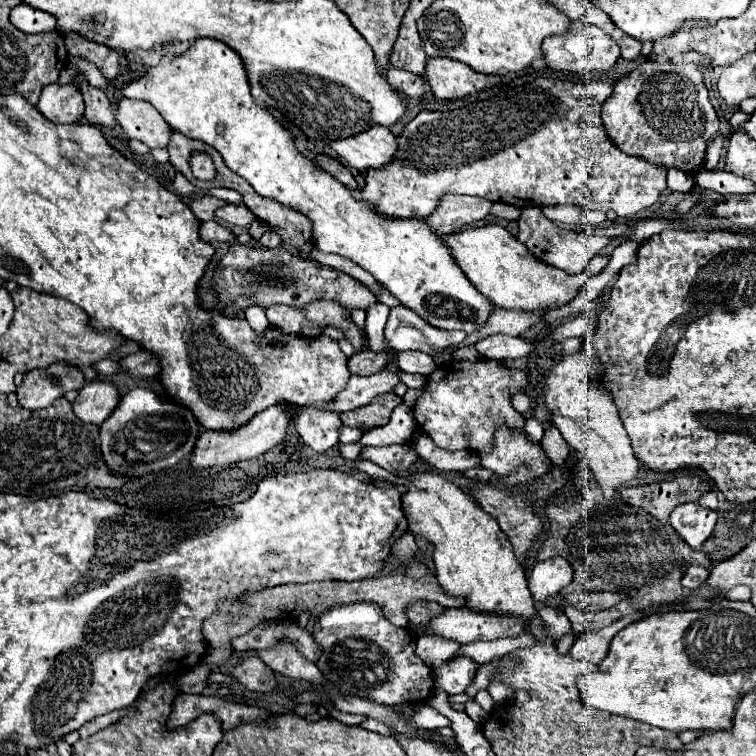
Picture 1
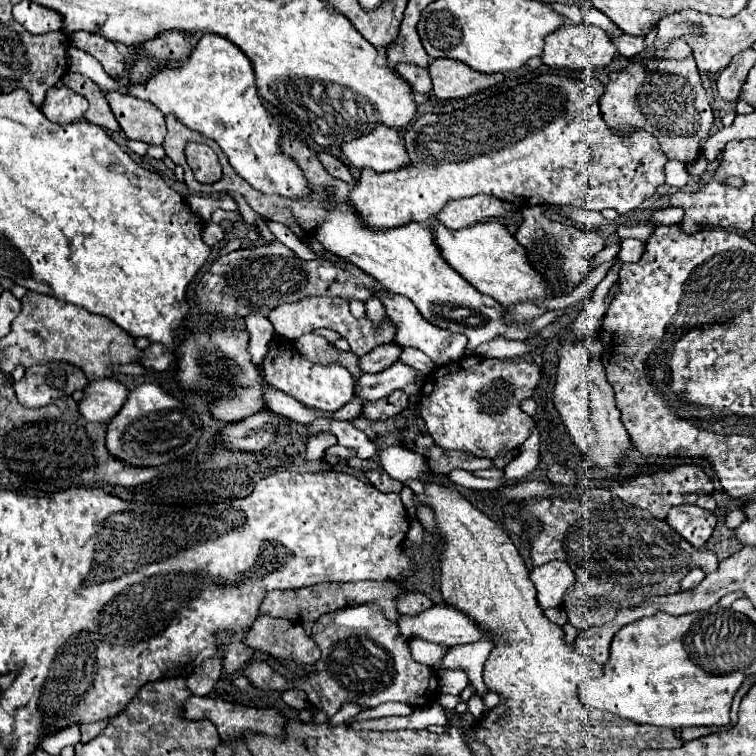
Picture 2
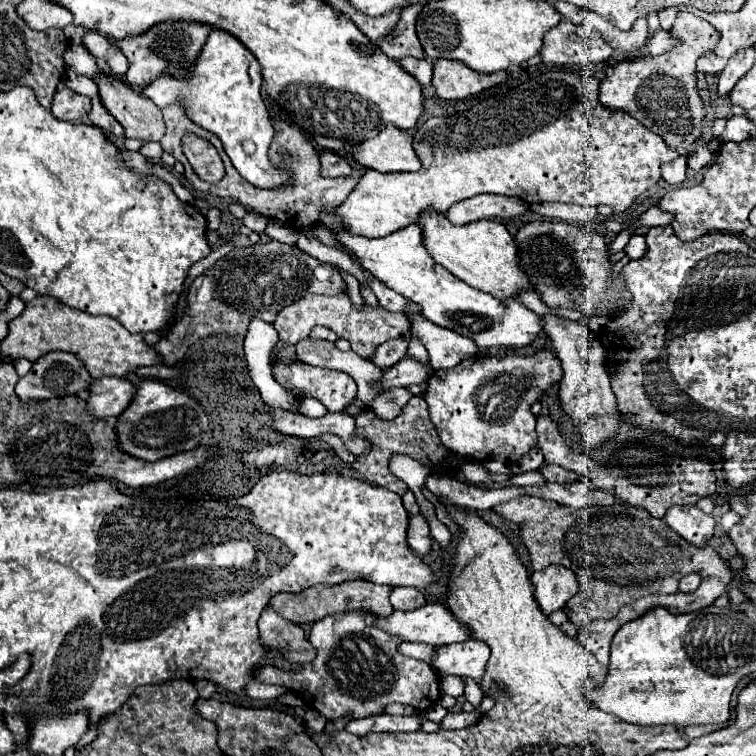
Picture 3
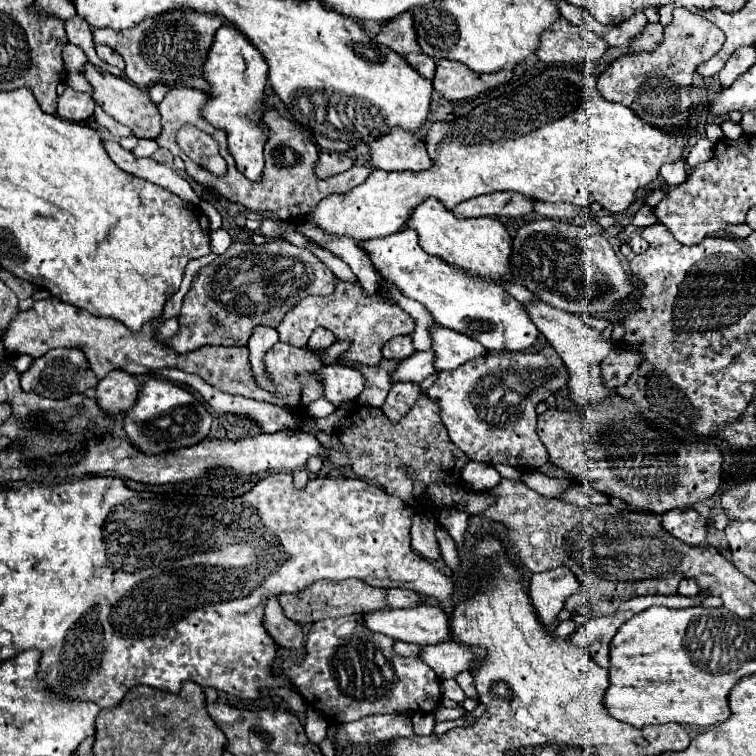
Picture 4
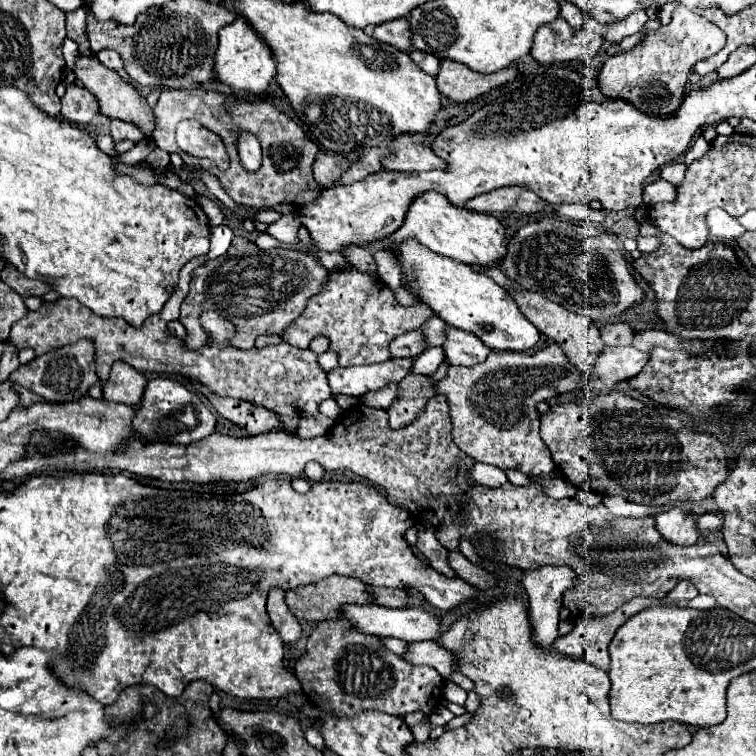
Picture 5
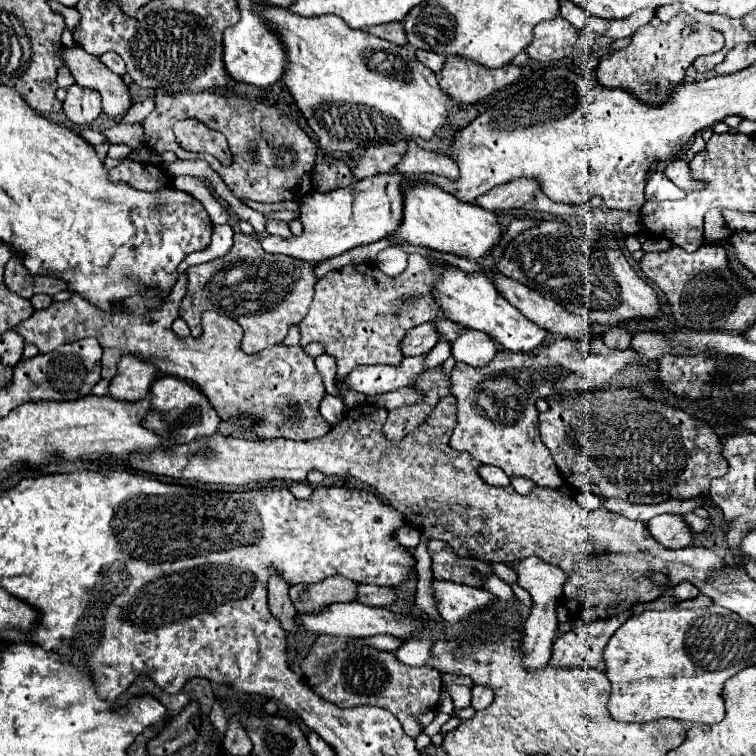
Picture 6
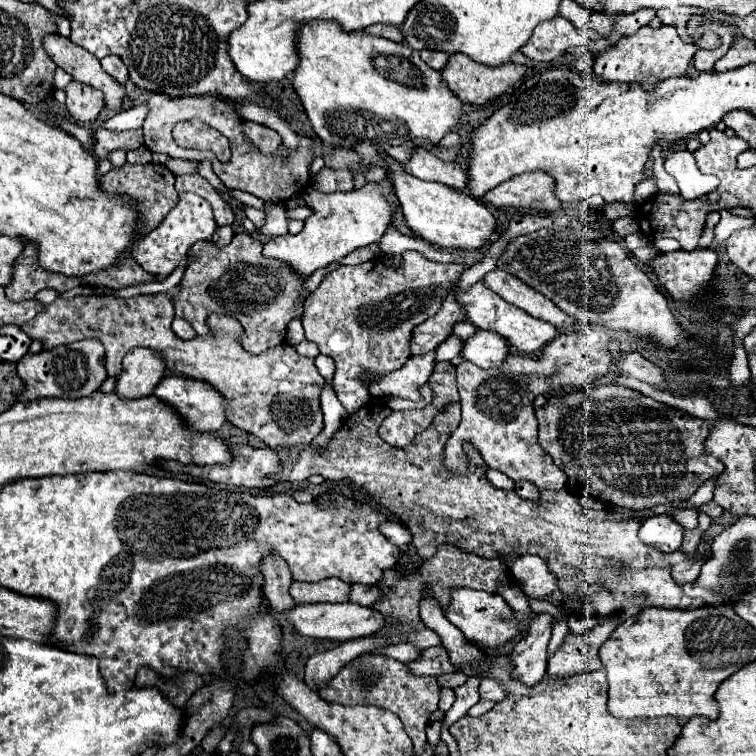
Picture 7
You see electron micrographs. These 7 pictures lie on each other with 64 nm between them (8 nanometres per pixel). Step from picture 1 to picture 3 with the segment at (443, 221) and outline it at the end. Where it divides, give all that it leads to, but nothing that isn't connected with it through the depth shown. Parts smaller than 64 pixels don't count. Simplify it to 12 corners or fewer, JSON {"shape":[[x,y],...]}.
{"shape":[[480,194],[456,202],[452,224],[516,218],[528,204],[514,196]]}

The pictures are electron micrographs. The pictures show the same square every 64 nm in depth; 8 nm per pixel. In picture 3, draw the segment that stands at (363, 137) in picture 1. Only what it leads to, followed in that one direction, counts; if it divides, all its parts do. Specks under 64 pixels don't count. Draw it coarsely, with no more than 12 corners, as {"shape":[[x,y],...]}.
{"shape":[[388,126],[354,158],[378,172],[414,172],[410,132]]}

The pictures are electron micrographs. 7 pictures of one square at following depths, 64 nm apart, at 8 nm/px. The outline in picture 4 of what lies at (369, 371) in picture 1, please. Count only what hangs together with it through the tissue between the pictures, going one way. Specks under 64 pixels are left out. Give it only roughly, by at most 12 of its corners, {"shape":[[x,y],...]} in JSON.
{"shape":[[396,336],[382,348],[384,358],[404,360],[414,354],[410,336]]}

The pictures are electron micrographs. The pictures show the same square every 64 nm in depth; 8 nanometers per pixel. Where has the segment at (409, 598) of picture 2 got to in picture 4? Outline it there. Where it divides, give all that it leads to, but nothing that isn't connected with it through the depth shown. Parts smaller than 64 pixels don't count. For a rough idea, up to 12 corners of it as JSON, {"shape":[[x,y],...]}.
{"shape":[[388,588],[390,608],[412,608],[420,596],[406,588]]}

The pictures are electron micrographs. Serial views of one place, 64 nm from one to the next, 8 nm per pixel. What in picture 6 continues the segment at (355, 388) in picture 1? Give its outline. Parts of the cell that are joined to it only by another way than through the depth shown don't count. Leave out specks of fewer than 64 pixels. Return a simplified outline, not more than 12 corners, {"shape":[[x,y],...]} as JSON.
{"shape":[[440,340],[426,354],[426,368],[444,364],[450,358],[450,344]]}

